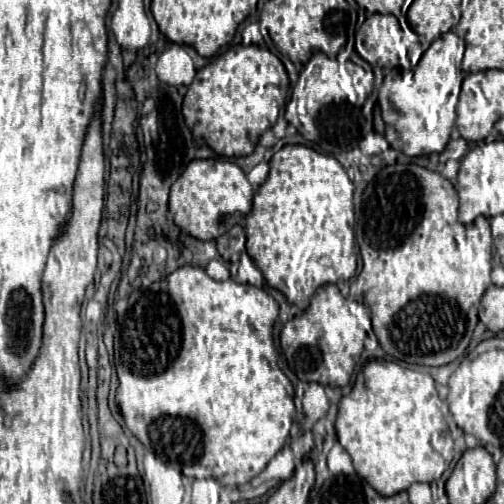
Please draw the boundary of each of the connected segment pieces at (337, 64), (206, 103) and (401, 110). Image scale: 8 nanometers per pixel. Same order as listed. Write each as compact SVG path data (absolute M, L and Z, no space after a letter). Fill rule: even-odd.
M351 15L347 43L335 59L329 59L327 55L313 55L309 59L307 67L299 73L297 85L292 88L290 100L285 106L287 122L327 155L351 151L363 139L361 107L374 89L374 74L370 64L357 55L354 45L355 33Z
M237 45L197 71L183 99L185 123L193 135L201 135L215 153L243 157L253 153L261 133L277 121L287 91L289 77L277 55L257 45Z
M449 31L431 43L412 72L396 68L385 77L379 89L379 107L385 121L385 137L393 149L409 157L441 153L445 149L455 125L464 52L464 39Z

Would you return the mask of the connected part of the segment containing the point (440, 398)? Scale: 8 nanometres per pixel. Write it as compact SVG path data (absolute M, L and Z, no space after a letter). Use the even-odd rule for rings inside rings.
M373 359L363 369L365 373L363 393L359 397L345 395L339 401L339 413L335 421L337 439L351 455L357 475L363 477L367 483L371 483L371 487L375 487L375 491L379 491L379 495L385 495L385 497L409 489L409 485L415 481L431 483L439 479L457 455L449 430L450 425L454 425L449 403L447 403L449 381L447 385L436 383L429 373L424 373L427 371L423 371L423 367L430 366L397 360Z

